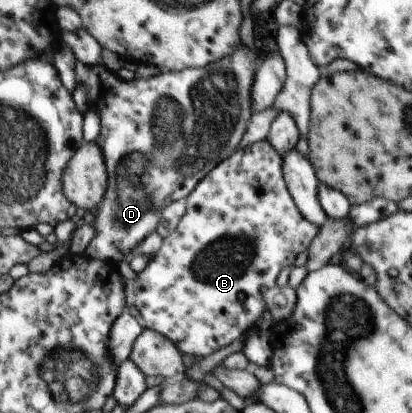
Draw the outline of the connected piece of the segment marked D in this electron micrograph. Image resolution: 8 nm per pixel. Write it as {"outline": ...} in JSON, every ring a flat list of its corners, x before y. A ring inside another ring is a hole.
{"outline":[[237,45,235,51,229,57,223,57,220,61,213,61,205,68,187,68,178,72,165,71,155,74,155,77,137,78,127,81,122,80,116,73,107,69,103,64,85,65,77,60,75,66,76,83,85,87,88,104,93,106,93,110,99,114,101,127,99,137,95,142,104,155,106,170,108,173,108,186,103,201,98,205,98,210,94,220,96,235,86,248,85,257,91,260,102,262,113,262,118,264,120,261,128,259,128,256,138,247,139,242,143,241,151,232,156,231,158,217,164,207,171,202,188,198,188,195,197,187,197,184,210,173,221,161,228,159,240,147,241,141,252,115,251,91,254,83,254,75,258,69,260,55,256,51,250,50,246,45]]}

